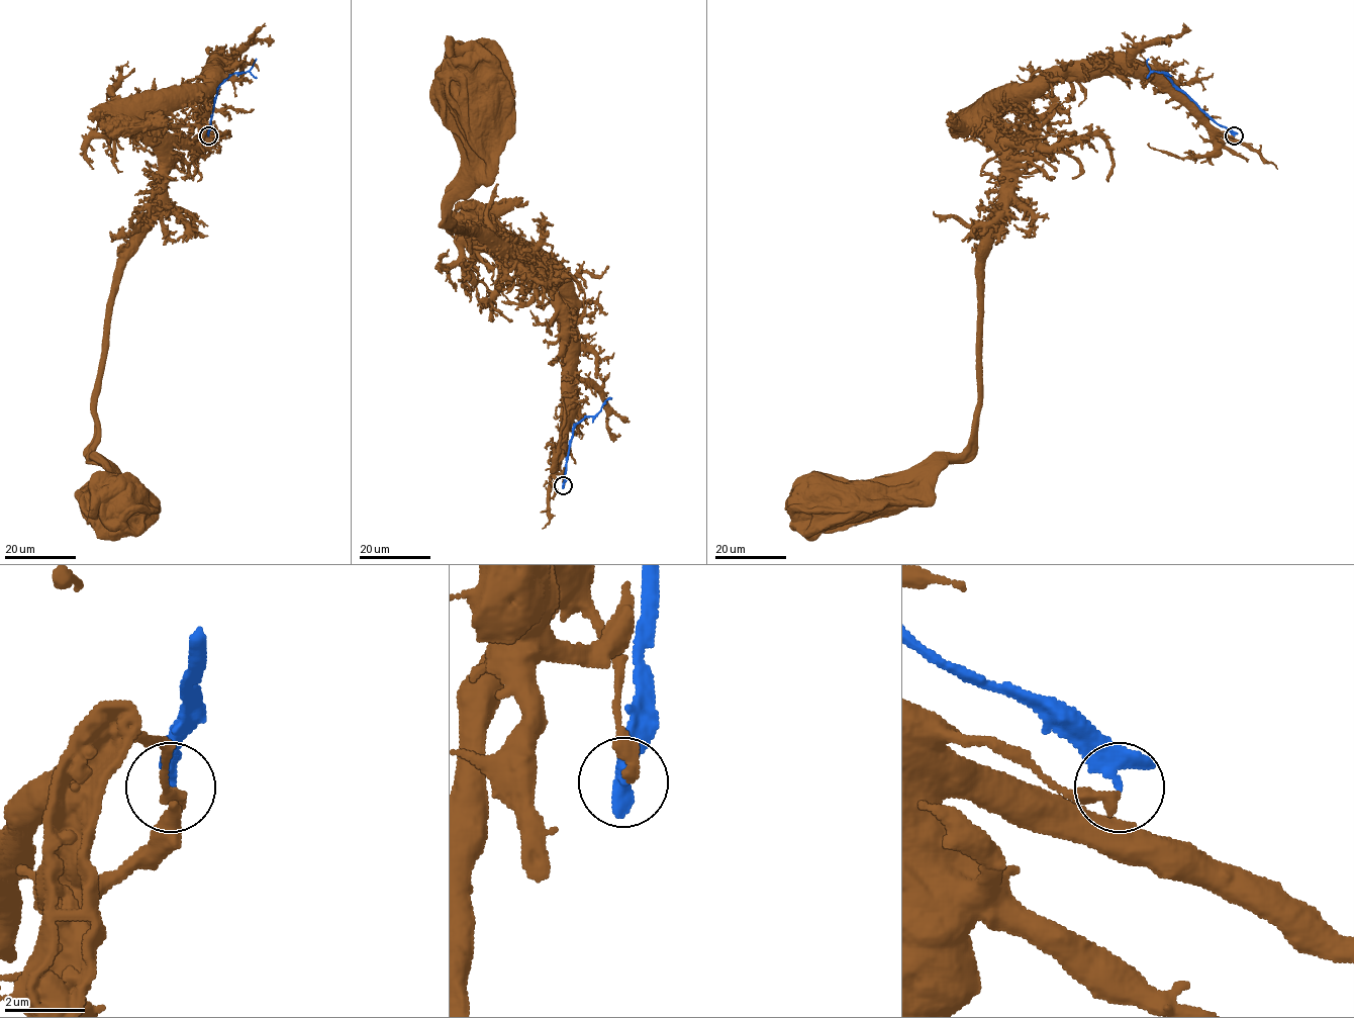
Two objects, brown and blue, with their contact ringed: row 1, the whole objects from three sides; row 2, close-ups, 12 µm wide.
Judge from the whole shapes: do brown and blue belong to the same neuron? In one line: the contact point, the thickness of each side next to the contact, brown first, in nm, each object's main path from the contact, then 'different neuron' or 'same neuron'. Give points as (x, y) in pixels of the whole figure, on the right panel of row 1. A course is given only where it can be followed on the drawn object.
at (1234, 135); 340 nm thick on the brown side, 260 nm on the other; brown runs (1234, 135), (1132, 77), (1020, 94), (996, 117), (977, 436), (890, 477), (816, 482), (787, 513); blue runs (1234, 135), (1215, 123), (1164, 73), (1151, 71), (1147, 64), (1148, 58); different neuron

